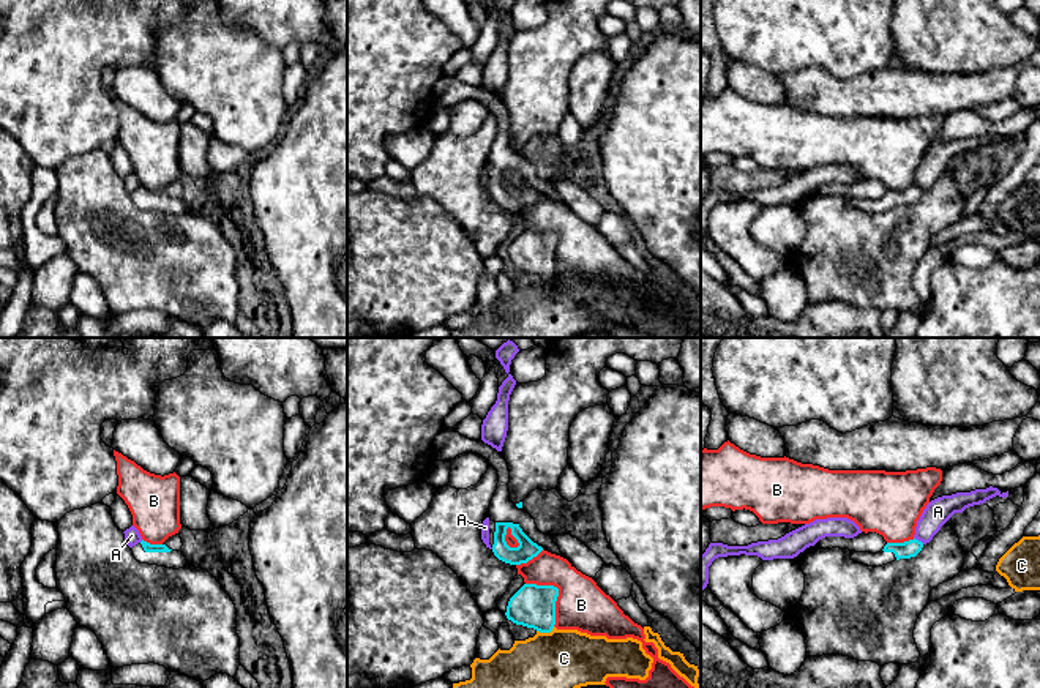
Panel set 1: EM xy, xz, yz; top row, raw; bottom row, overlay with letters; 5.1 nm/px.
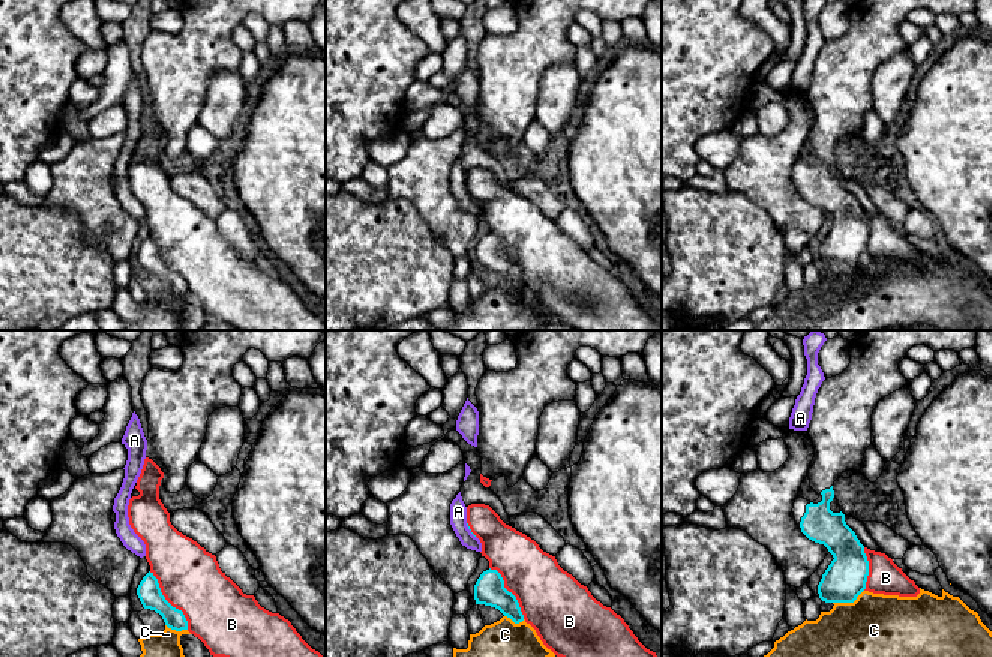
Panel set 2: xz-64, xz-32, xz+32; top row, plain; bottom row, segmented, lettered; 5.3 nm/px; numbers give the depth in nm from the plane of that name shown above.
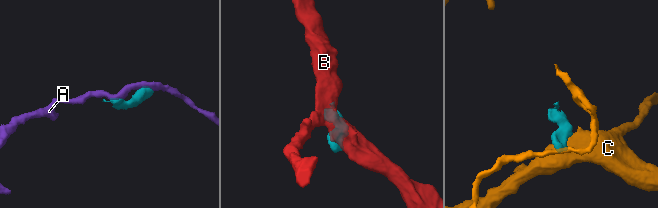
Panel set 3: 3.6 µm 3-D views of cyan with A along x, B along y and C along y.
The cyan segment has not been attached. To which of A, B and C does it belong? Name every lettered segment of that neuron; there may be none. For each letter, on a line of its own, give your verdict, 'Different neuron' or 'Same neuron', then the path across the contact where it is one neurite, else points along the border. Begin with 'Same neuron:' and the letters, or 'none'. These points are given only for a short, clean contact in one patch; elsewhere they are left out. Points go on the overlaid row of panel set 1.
Same neuron: none
A: Different neuron
B: Different neuron
C: Different neuron. Boundary: xz (554, 627), (549, 631), (537, 631)

